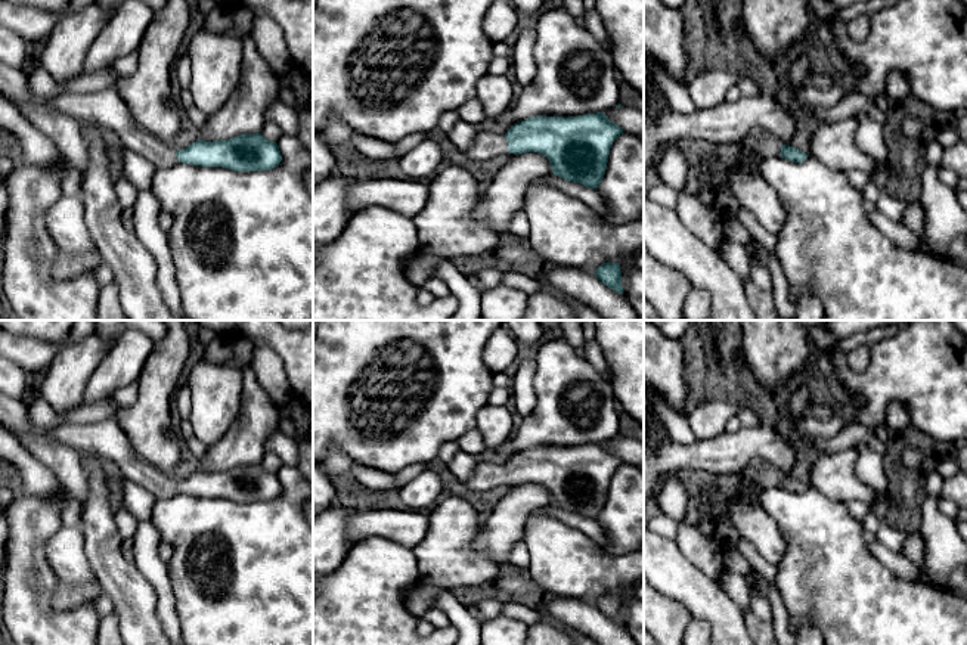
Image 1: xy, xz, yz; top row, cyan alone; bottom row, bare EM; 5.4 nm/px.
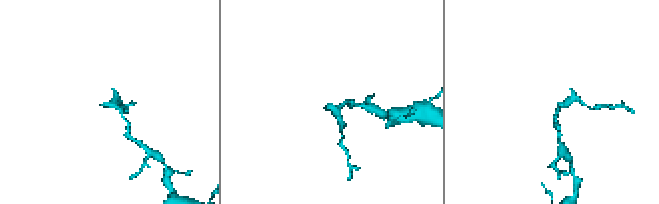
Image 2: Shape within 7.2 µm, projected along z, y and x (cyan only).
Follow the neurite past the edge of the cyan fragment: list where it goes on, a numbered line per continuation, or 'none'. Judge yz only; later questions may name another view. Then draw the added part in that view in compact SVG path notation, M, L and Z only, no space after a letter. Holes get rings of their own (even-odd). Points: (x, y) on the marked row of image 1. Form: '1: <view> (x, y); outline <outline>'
none

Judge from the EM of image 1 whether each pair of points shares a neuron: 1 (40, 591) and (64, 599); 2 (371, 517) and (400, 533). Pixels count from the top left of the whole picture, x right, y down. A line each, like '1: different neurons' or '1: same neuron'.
1: different neurons
2: same neuron

